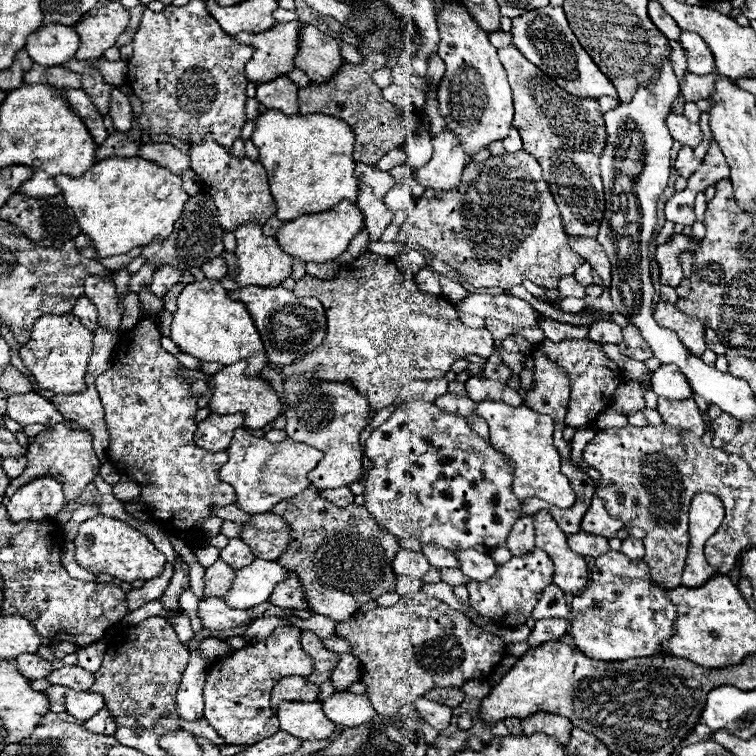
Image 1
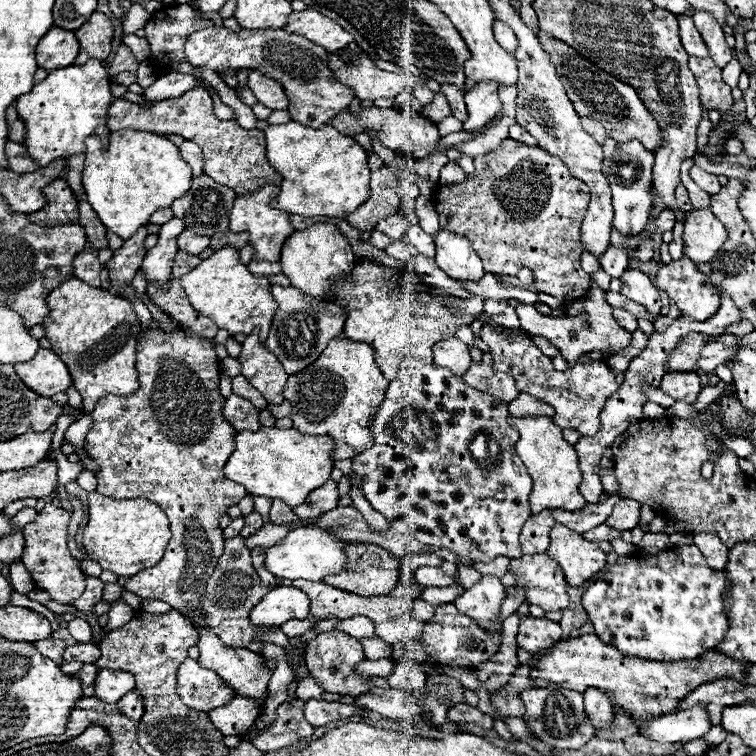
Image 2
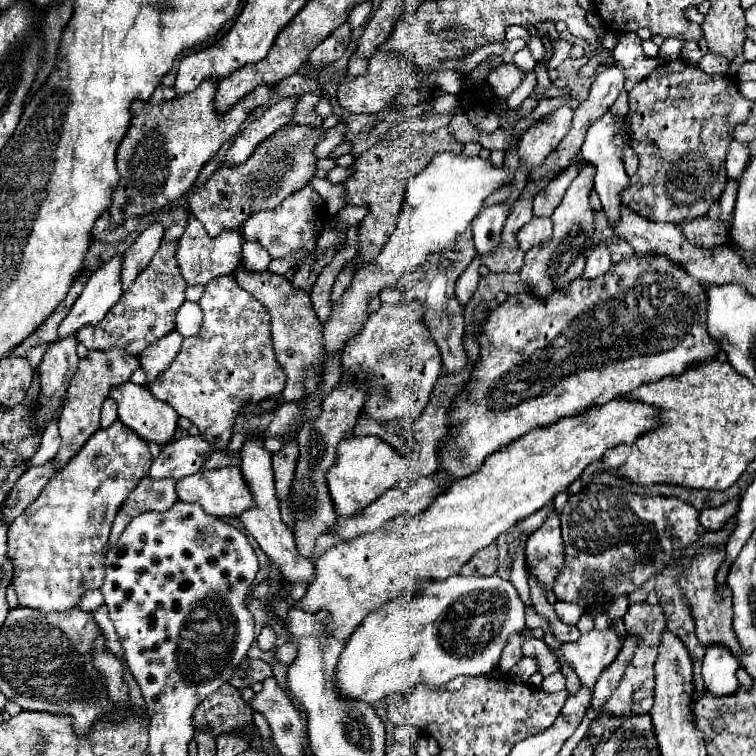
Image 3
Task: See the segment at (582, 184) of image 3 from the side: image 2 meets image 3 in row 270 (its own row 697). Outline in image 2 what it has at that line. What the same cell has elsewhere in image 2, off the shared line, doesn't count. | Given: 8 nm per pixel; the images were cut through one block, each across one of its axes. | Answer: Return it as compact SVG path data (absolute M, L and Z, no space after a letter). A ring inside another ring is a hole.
M530 688L530 690L524 690L520 694L520 698L526 706L524 720L528 722L530 730L538 732L538 734L542 732L542 736L538 736L538 738L558 750L578 750L592 736L596 736L590 720L584 714L582 694L576 694L576 692L564 690L564 688Z

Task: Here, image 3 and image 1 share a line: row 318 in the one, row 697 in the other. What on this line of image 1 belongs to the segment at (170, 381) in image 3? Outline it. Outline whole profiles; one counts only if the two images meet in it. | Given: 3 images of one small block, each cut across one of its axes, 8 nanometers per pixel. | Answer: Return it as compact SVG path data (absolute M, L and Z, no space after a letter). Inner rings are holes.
M280 626L266 640L246 644L244 648L234 650L228 658L220 658L214 662L204 686L204 720L208 720L208 724L218 732L224 744L256 744L280 730L278 718L270 708L270 690L284 676L308 676L312 672L312 658L304 654L300 646L300 634L302 630L296 626Z

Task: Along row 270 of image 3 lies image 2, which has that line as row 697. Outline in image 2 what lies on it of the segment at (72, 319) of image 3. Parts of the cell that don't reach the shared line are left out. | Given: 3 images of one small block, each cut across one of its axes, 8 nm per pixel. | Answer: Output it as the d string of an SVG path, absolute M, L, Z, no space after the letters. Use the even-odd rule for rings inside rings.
M100 670L94 680L94 696L106 704L116 704L130 690L134 690L134 678L128 672Z

